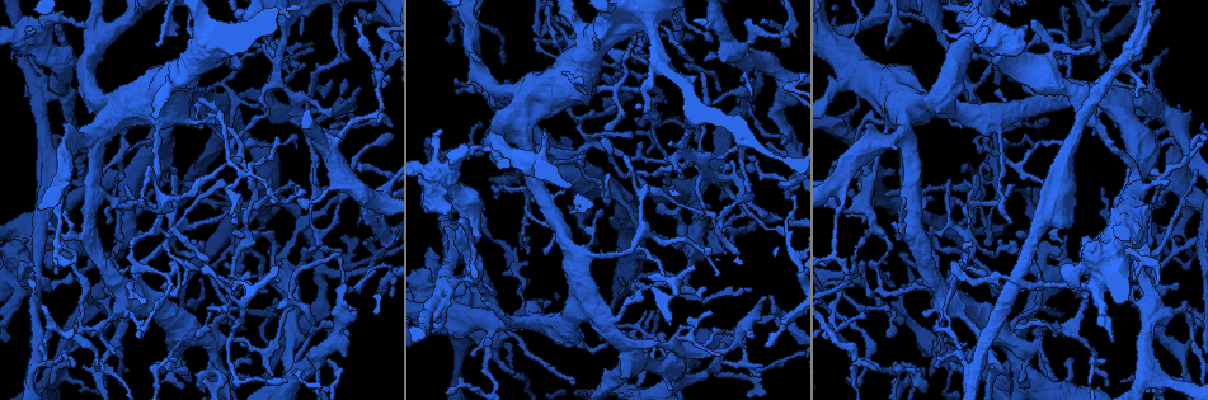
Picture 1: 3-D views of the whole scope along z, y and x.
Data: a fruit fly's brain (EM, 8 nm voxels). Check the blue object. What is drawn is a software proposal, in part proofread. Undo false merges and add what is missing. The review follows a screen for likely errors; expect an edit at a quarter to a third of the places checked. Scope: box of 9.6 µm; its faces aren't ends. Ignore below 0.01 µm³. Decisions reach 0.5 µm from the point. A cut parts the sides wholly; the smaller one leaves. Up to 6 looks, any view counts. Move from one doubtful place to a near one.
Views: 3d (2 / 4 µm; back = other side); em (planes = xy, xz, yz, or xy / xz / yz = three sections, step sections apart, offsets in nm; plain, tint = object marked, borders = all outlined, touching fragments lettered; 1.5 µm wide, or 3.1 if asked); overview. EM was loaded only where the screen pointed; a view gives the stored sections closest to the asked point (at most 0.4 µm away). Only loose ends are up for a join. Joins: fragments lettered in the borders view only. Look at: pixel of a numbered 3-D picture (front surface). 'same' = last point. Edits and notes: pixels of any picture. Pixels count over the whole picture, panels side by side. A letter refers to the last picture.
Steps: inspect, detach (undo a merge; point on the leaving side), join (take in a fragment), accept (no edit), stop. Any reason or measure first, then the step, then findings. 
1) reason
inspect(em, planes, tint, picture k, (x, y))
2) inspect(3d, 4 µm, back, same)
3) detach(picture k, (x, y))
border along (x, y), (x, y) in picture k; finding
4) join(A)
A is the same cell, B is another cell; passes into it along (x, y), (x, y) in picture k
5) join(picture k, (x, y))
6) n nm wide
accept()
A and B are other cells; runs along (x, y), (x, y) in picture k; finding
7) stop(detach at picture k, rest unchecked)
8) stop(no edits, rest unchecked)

free end
inspect(em, xy, step 8, tint, picture 1, (759, 376))

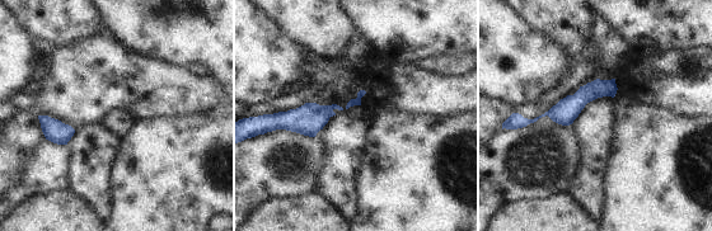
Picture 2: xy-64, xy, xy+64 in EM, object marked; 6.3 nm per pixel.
inspect(em, planes, borders, same)

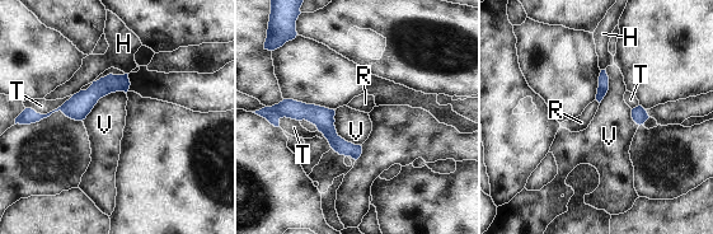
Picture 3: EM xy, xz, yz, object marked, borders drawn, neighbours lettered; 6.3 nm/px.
accept()
H, R, T and V are other cells; border along (125, 92), (103, 96), (81, 120) in picture 3; none of them fits

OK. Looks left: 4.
long arm stops here
inspect(em, xz, step 8, borders, picture 1, (1101, 187))

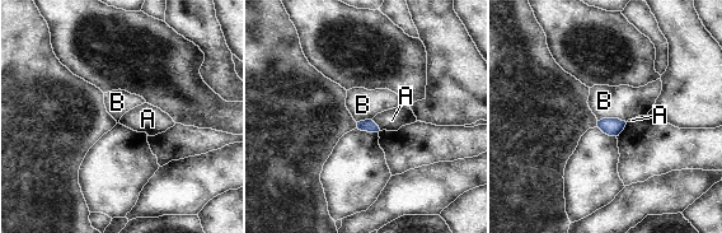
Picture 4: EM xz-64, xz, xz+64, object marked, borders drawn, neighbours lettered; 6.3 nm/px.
80 nm wide
accept()
A and B are other cells; border along (598, 120), (620, 119), (626, 122) in picture 4; none of them fits

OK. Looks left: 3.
inspect(em, xy, step 8, tint, picture 1, (672, 281))

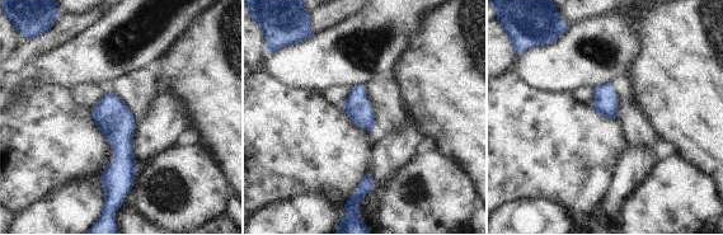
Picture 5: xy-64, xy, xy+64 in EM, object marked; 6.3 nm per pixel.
inspect(em, xz, step 4, borders, same)

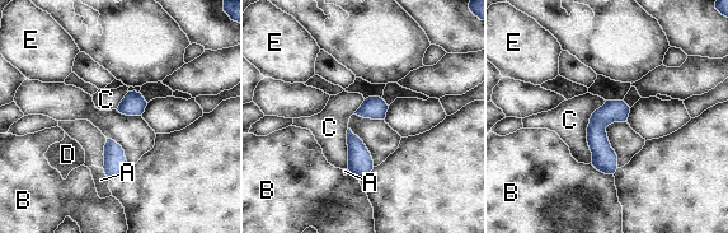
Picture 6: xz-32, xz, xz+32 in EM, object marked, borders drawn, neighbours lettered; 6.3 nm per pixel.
accept()
A, B, C, D and E are other cells; runs along (620, 103), (600, 124), (610, 171) in picture 6; one neuron here

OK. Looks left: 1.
stop(no edits, rest unchecked)

